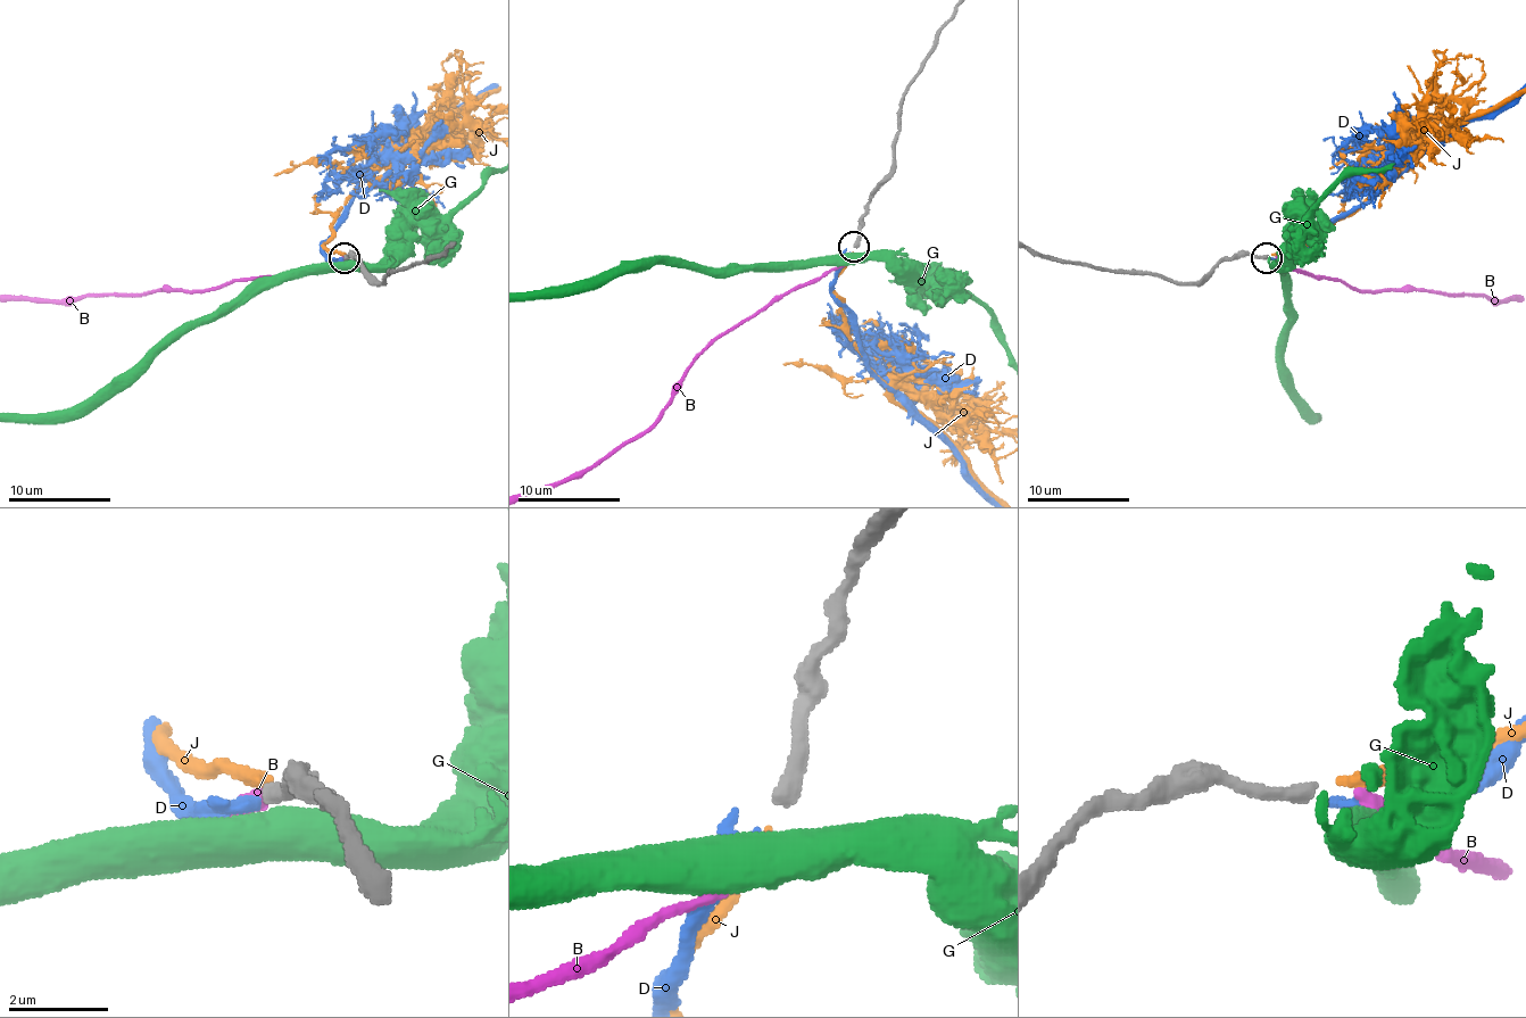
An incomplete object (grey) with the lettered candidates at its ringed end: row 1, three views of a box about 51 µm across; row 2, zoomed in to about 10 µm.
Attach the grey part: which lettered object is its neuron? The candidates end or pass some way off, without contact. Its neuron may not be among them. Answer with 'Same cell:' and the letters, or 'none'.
Same cell: D

